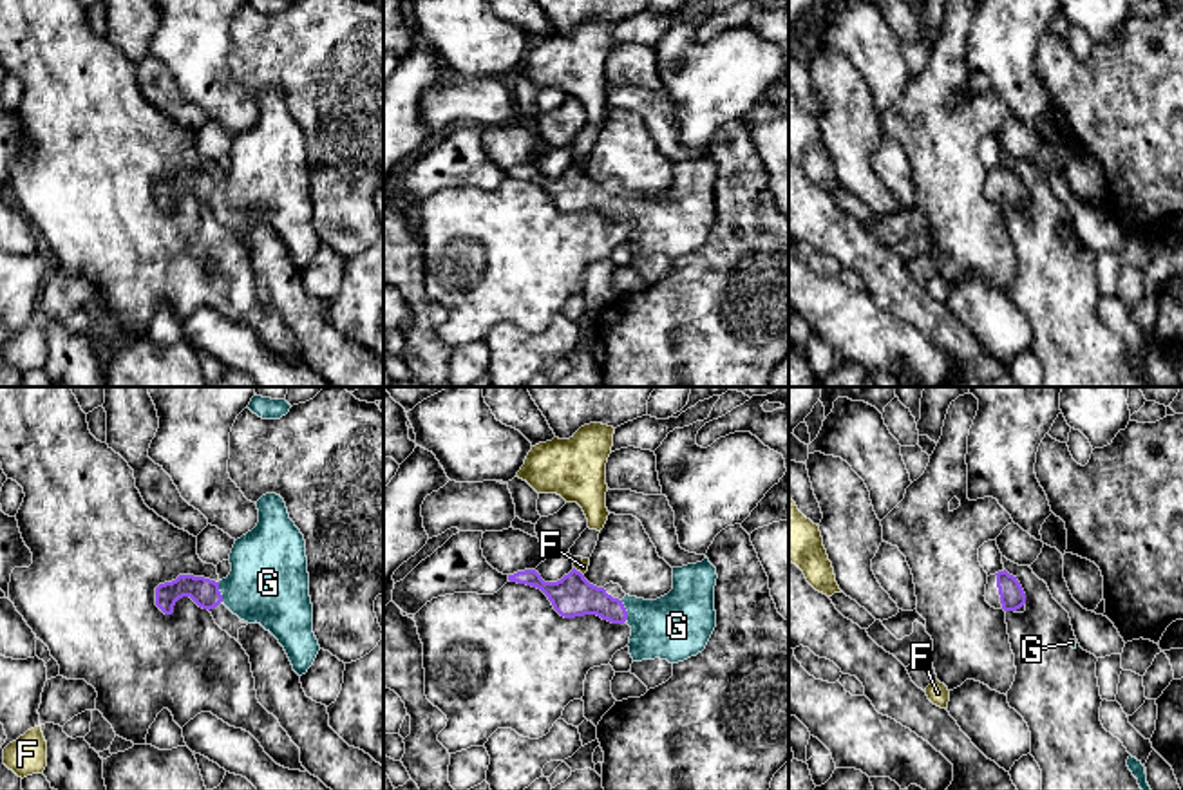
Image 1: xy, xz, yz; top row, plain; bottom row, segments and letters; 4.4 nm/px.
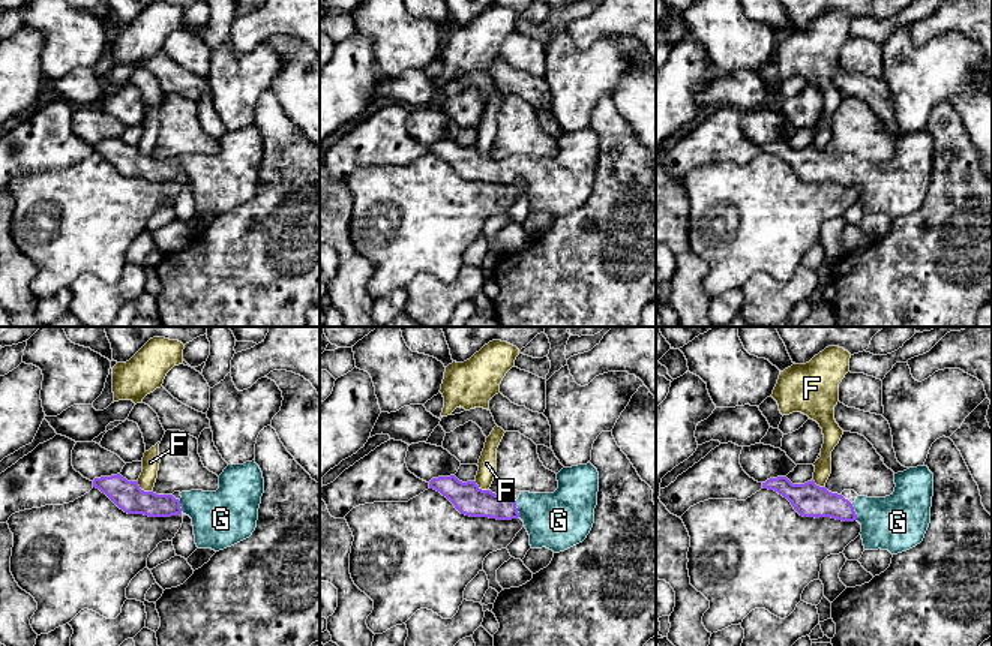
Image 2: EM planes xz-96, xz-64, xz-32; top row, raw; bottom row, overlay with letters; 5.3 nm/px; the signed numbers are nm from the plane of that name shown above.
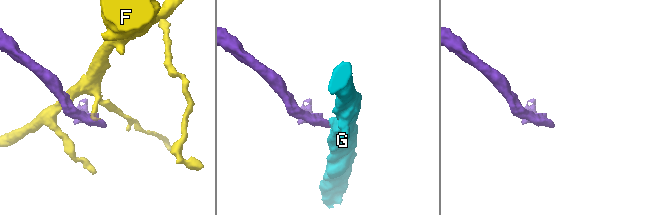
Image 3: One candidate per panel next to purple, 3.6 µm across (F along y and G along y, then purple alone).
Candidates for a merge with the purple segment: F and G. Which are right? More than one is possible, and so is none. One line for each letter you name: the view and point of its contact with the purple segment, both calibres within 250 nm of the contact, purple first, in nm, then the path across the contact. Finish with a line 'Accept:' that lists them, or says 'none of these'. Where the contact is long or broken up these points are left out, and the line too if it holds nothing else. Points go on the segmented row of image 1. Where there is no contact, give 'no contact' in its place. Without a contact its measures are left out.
G: meets purple in xy at (219, 592); 120 nm thick on the purple side, 360 nm on the other; runs through xy (203, 592), (219, 592), (254, 592), (268, 583)
Accept: G

